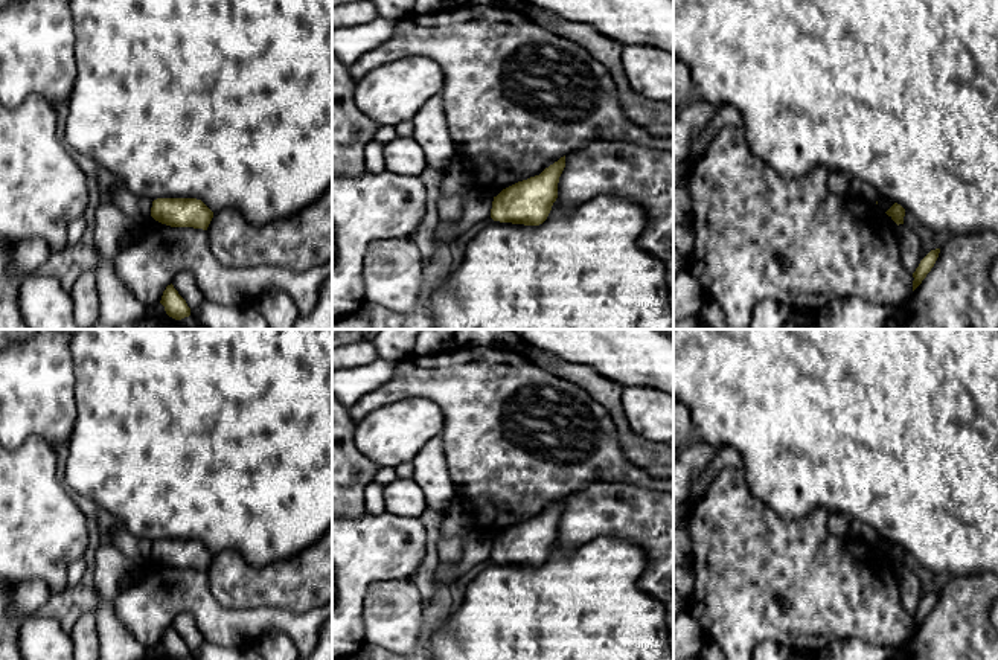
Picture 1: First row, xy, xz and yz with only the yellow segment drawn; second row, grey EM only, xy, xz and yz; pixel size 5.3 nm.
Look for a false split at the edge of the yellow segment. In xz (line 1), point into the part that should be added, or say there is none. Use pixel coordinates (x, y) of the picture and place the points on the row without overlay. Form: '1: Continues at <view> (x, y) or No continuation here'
1: No continuation here

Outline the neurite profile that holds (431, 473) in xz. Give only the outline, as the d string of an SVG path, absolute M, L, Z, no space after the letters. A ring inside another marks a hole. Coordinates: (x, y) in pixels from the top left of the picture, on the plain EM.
M433 437L413 459L413 480L424 491L427 508L439 511L443 518L449 512L451 500L456 492L442 447L442 437Z

